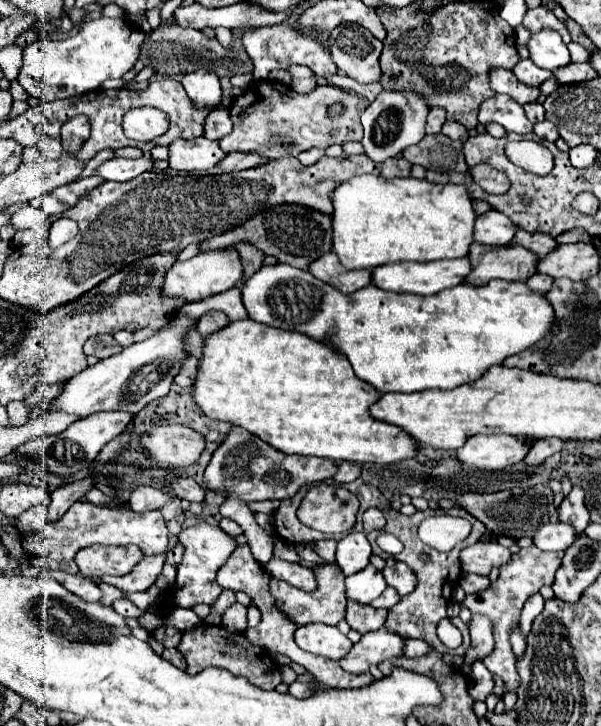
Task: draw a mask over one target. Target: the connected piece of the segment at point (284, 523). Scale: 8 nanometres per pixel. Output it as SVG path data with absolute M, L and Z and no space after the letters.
M304 485L294 497L280 501L280 507L274 513L274 533L290 543L314 543L324 539L324 533L312 531L296 519L296 507L300 505L300 499L306 495L306 491L308 487Z

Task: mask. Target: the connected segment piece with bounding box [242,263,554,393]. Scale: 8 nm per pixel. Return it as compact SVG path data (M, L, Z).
M264 265L260 271L256 271L244 285L242 285L242 301L244 301L244 307L250 315L252 321L258 321L258 323L264 323L264 325L270 325L270 327L278 327L278 329L288 329L288 331L300 331L316 341L326 341L330 345L334 345L336 349L340 349L354 373L368 381L370 385L374 385L380 393L388 393L388 391L398 391L398 393L412 393L412 391L424 391L424 389L454 389L458 385L464 385L464 383L472 383L476 379L480 379L492 365L500 365L506 357L510 355L516 355L528 347L532 347L534 343L538 343L540 339L544 339L550 331L552 331L552 325L554 325L554 309L550 305L550 301L546 299L544 293L540 291L532 291L526 283L522 281L490 281L488 285L482 285L482 287L474 287L474 285L468 285L468 283L462 283L462 285L456 285L452 289L442 289L430 297L418 297L418 295L412 295L412 293L388 293L376 285L368 285L360 291L354 291L350 295L342 295L338 289L330 287L328 283L316 279L312 273L308 271L300 271L296 267L290 267L290 265Z

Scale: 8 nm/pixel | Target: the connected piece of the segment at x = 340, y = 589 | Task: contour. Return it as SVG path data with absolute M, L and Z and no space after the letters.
M326 565L326 567L316 567L316 581L318 589L312 593L306 593L302 589L296 589L284 581L272 579L270 581L270 591L276 597L276 605L298 625L308 625L308 623L326 623L326 625L336 625L338 621L344 619L346 615L346 593L344 593L344 573L336 565Z

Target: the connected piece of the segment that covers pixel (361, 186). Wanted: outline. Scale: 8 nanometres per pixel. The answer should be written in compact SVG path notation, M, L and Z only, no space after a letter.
M358 175L342 183L332 193L334 203L334 253L348 269L374 269L396 261L432 261L466 257L474 241L476 211L466 185L430 183L426 179L384 179L376 175Z

